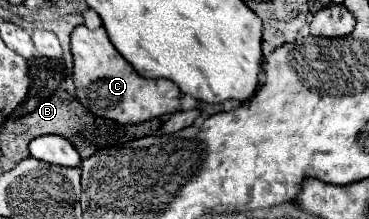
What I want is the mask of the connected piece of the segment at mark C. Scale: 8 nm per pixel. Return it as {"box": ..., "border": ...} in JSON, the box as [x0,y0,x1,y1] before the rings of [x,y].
{"box":[71,26,179,124],"border":[[[77,26],[71,34],[71,52],[73,84],[77,90],[77,98],[93,114],[111,118],[119,124],[137,124],[143,120],[159,118],[165,112],[173,114],[179,110],[179,88],[163,78],[153,80],[139,76],[109,42],[103,28],[89,30],[87,26]]]}

